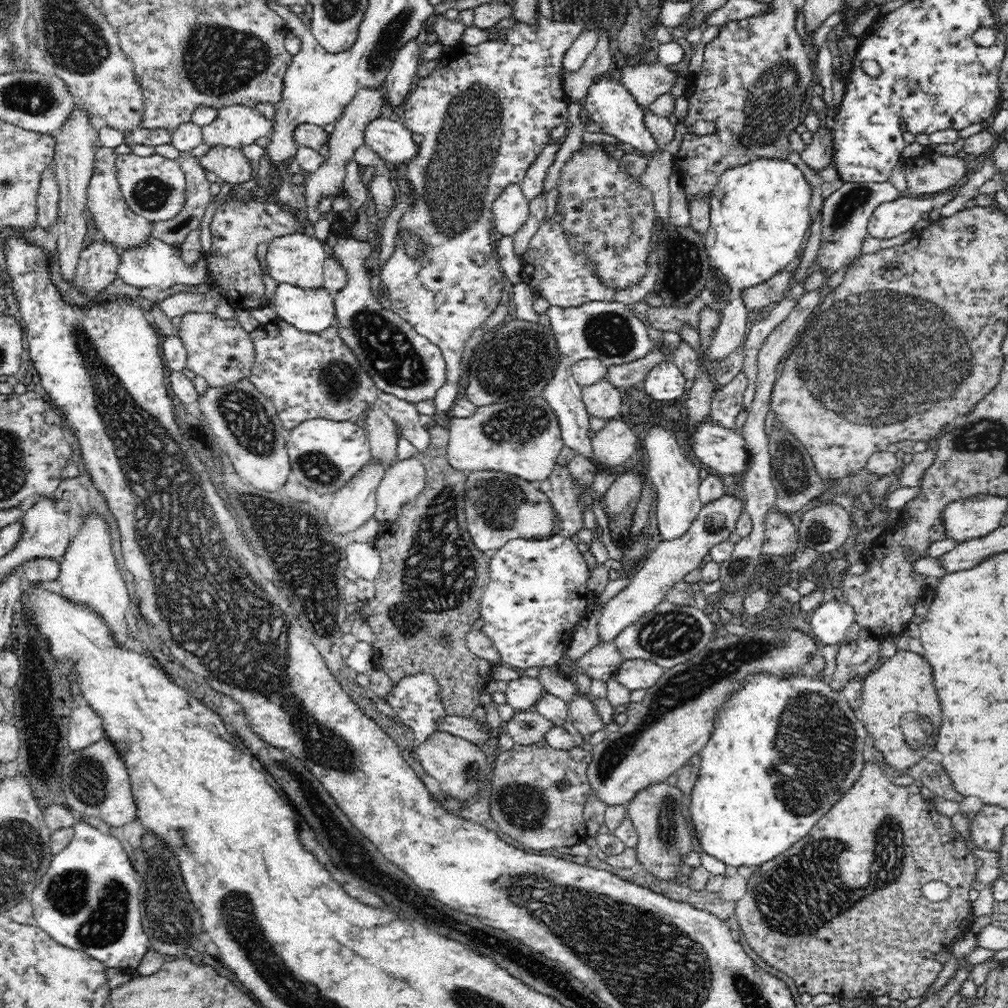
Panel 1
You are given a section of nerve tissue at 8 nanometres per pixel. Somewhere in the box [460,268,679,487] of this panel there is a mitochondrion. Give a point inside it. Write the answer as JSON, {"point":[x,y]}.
{"point":[516,362]}

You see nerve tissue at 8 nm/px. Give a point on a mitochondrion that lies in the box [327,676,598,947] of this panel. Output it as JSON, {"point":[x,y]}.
{"point":[524,806]}

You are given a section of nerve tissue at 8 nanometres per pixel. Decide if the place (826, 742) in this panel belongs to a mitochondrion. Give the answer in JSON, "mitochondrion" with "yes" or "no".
{"mitochondrion":"yes"}

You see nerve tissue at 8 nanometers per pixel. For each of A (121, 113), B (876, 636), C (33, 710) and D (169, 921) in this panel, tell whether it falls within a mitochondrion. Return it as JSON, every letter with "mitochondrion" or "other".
{"A":"other","B":"other","C":"other","D":"mitochondrion"}

